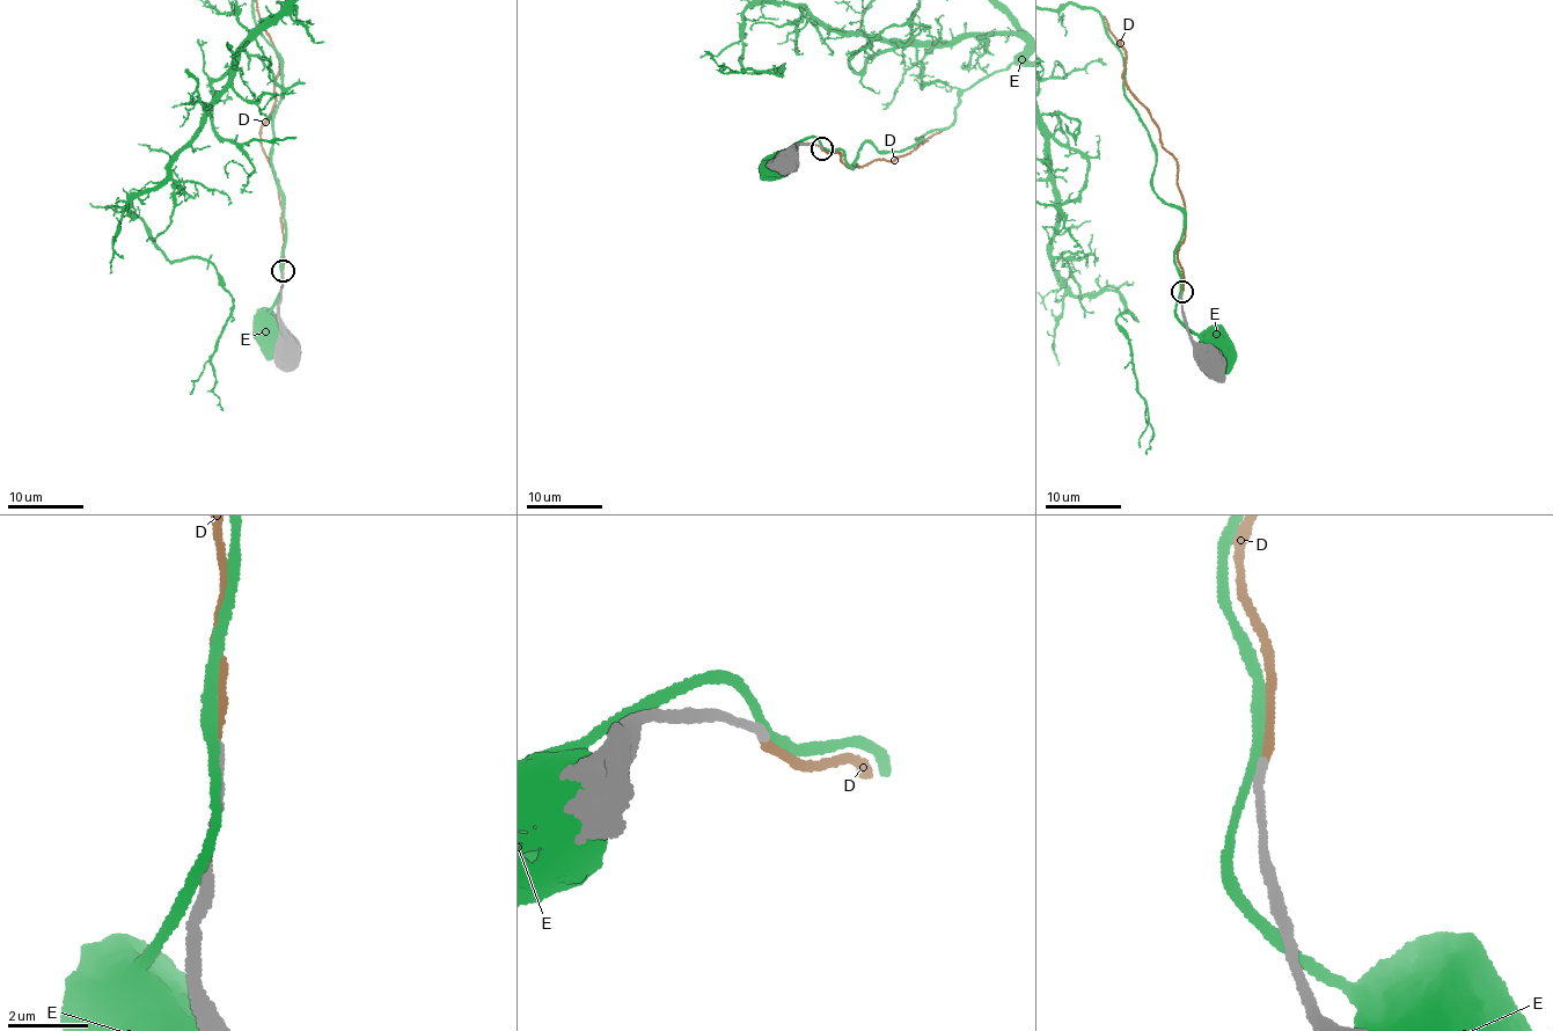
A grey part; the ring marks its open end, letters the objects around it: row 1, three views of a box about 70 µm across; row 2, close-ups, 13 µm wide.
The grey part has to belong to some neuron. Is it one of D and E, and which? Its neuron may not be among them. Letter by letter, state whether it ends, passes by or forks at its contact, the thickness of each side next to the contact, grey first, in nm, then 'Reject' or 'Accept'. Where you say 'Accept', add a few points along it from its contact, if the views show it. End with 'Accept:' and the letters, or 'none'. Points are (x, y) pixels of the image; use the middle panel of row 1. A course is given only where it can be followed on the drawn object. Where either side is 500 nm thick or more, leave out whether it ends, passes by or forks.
D: It ends there. Thickness 220 nm (grey) against 200 nm. Accept. Its course: (821, 147), (830, 154), (841, 154), (845, 166), (854, 169), (856, 165), (862, 168), (901, 156), (943, 130)
E: It passes by. Thickness 240 nm (grey) against 260 nm. Reject
Accept: D

